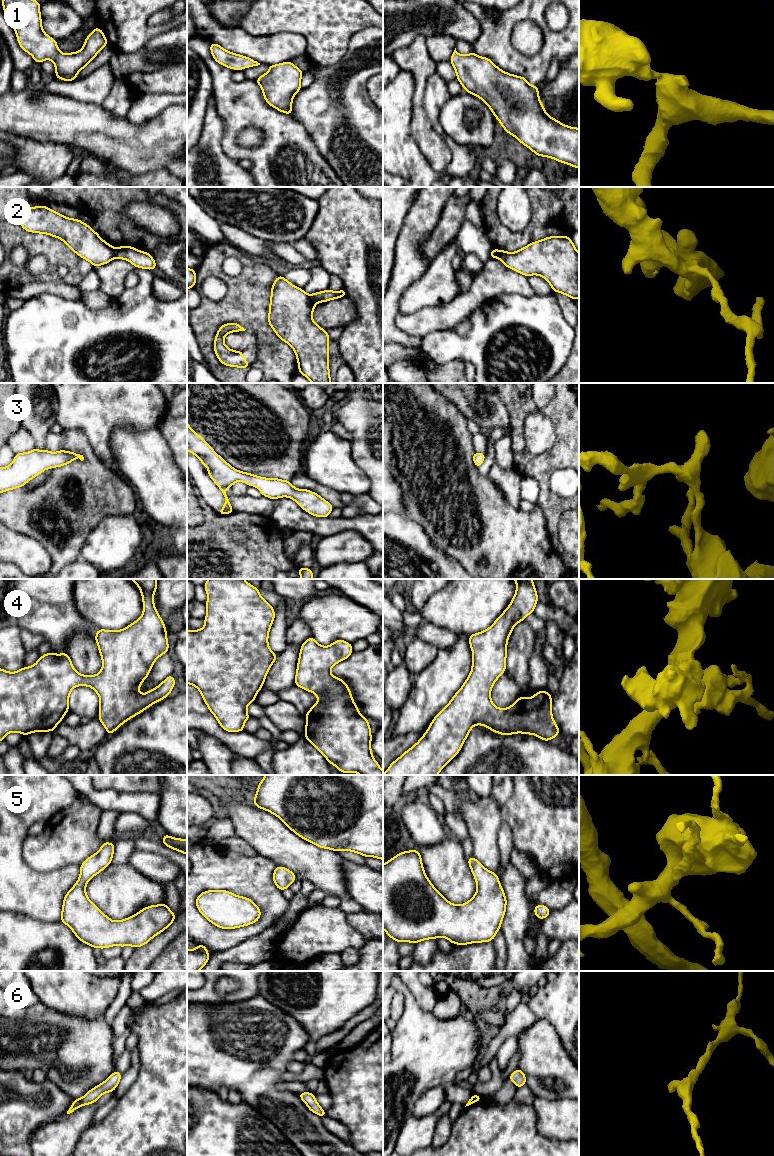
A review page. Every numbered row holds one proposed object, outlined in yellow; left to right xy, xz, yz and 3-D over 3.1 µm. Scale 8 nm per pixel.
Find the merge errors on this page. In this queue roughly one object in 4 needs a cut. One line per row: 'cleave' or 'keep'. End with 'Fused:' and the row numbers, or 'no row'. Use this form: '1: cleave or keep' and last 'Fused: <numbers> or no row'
1: keep
2: cleave
3: keep
4: keep
5: keep
6: keep
Fused: 2

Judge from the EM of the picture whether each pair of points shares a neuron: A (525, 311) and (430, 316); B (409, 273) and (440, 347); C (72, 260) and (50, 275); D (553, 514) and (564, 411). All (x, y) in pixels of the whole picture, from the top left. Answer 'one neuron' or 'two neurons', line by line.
A: two neurons
B: two neurons
C: one neuron
D: one neuron

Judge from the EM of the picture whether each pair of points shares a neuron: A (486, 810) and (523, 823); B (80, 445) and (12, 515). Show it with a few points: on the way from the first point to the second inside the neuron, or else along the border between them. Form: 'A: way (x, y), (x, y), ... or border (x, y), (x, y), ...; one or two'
A: border (500, 809), (500, 817), (502, 819); two
B: way (80, 467), (74, 473), (63, 475), (34, 504); one

